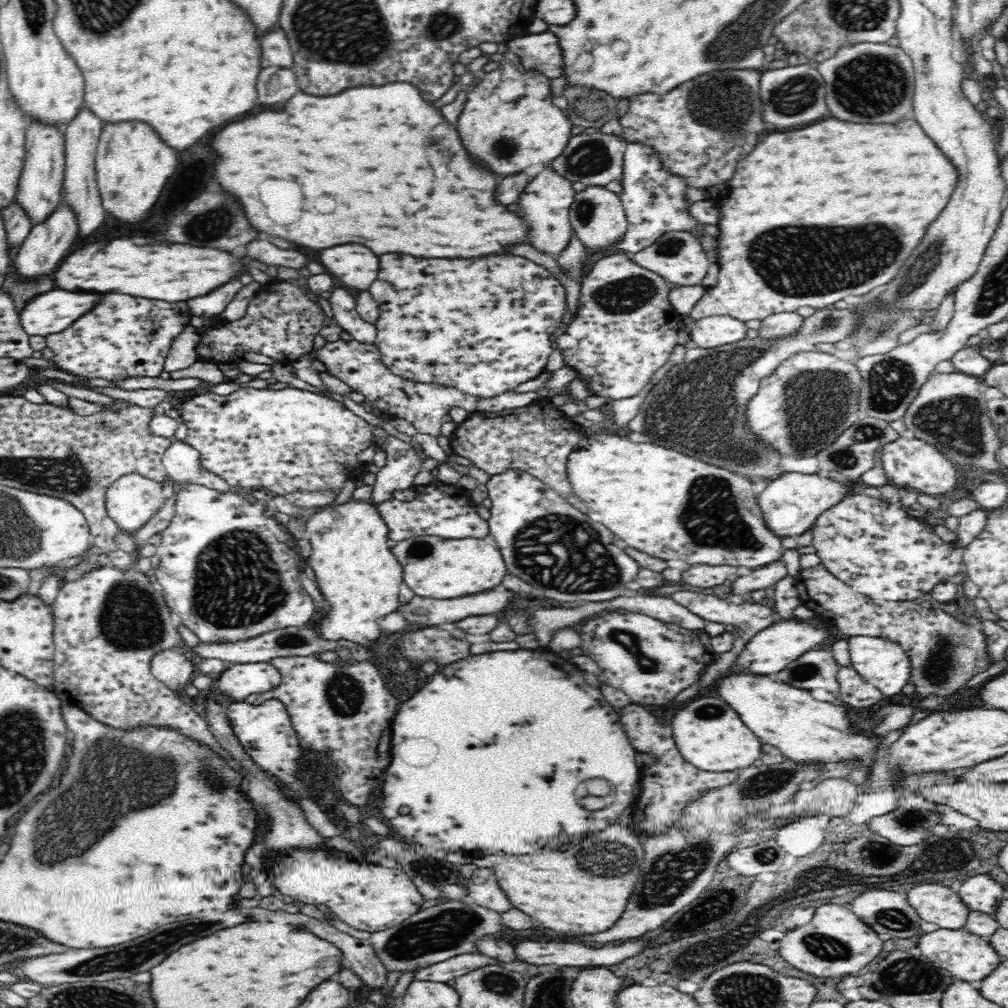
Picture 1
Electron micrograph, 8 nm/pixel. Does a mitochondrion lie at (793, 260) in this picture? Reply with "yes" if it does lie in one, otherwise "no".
yes

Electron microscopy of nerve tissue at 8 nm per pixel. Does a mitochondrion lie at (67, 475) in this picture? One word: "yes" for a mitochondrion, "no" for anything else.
yes

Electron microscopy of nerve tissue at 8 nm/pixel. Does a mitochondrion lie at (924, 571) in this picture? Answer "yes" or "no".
no

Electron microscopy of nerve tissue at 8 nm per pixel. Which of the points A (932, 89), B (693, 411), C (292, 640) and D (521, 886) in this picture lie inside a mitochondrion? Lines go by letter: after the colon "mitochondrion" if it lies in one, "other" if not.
A: mitochondrion
B: mitochondrion
C: mitochondrion
D: other

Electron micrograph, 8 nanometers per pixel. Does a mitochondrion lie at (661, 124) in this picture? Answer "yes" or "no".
no

